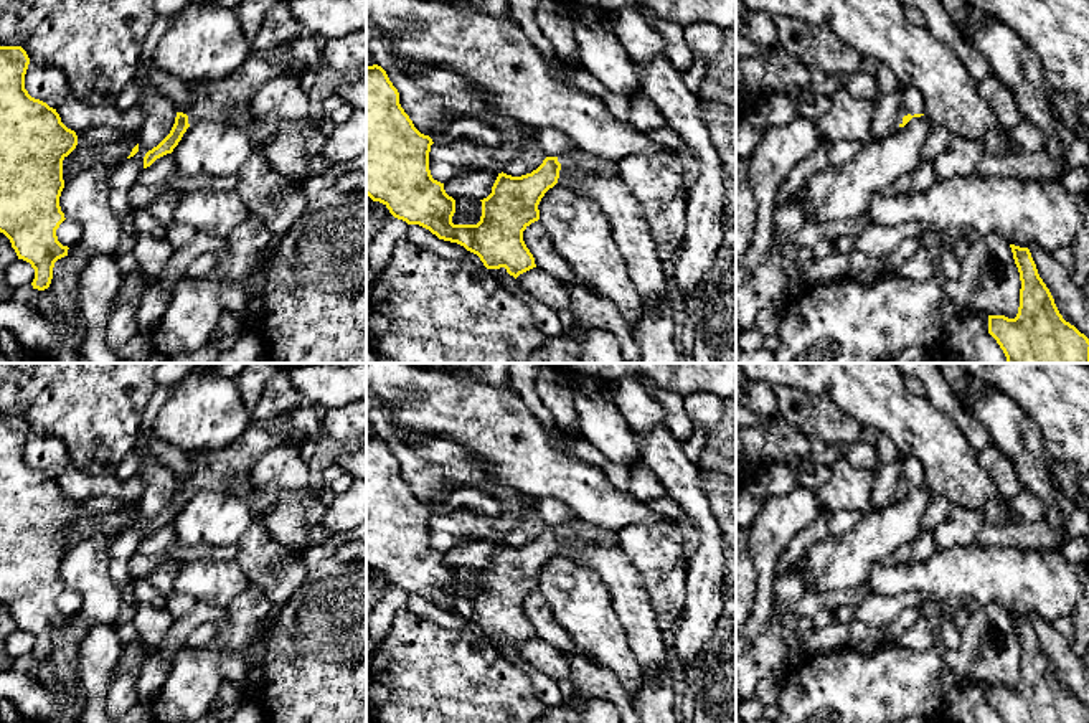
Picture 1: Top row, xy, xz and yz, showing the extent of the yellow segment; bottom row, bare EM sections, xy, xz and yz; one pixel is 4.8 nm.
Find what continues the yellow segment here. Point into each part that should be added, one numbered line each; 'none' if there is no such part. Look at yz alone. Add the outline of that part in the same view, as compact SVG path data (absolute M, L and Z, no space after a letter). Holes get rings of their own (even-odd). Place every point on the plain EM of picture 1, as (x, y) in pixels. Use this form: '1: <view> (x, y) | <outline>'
1: yz (911, 472) | M903 457L898 494L903 494L903 487L908 484L924 484L924 470L916 457Z

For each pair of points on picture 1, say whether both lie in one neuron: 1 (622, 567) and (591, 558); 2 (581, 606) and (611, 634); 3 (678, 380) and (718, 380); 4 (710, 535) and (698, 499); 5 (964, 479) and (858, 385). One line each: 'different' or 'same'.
1: same
2: same
3: same
4: same
5: same

